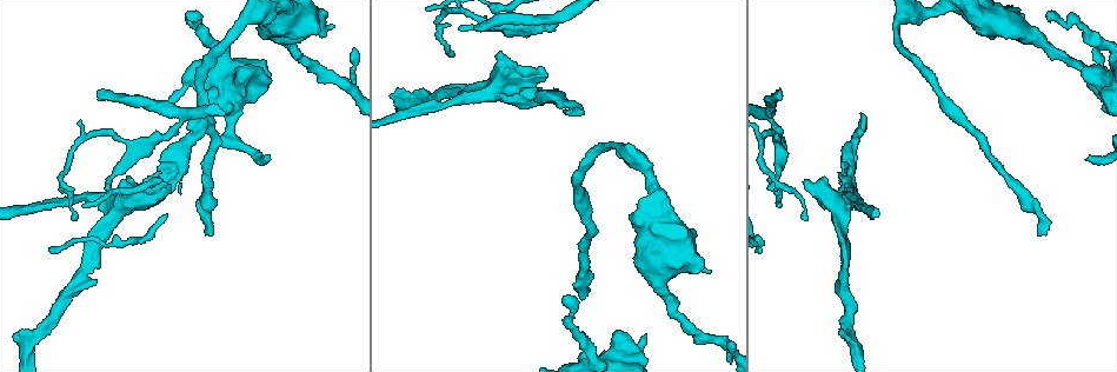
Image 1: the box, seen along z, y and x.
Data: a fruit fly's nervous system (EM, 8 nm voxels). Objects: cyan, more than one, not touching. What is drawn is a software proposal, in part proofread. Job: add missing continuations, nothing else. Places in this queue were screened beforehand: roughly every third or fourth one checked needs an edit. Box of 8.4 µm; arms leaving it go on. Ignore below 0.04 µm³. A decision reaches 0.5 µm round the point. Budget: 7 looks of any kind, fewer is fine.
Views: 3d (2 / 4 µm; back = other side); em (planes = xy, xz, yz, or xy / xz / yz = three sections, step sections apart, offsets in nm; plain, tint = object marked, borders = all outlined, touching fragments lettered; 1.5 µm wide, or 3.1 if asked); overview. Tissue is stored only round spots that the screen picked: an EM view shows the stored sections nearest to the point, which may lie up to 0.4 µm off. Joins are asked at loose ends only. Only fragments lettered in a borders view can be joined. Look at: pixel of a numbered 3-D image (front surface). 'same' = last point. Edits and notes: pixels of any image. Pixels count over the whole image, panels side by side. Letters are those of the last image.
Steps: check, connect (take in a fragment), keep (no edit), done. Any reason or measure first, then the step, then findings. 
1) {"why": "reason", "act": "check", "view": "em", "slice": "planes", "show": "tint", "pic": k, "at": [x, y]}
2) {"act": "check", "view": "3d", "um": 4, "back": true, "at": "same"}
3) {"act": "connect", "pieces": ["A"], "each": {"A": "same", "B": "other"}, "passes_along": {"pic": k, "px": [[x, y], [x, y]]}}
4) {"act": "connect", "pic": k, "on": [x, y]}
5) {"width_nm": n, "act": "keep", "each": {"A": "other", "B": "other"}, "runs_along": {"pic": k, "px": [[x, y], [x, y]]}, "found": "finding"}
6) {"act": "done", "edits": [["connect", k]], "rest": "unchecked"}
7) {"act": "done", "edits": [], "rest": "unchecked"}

{"why": "an open end", "act": "check", "view": "3d", "um": 2, "back": true, "pic": 1, "at": [1040, 234]}

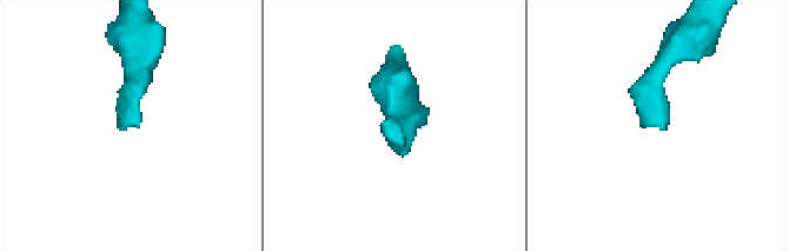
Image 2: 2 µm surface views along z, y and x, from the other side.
{"why": "shape alone is not enough", "act": "check", "view": "em", "slice": "planes", "show": "borders", "pic": 2, "at": [389, 119]}

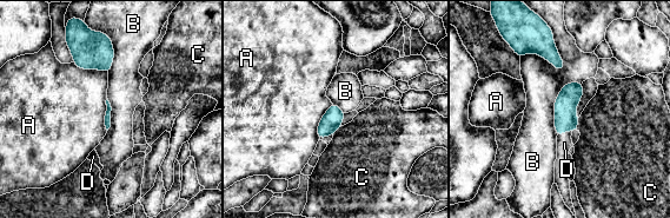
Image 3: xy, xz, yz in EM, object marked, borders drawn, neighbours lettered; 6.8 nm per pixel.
{"act": "connect", "pieces": ["D"], "each": {"A": "other", "B": "other", "C": "other", "D": "same"}, "passes_along": {"pic": 3, "px": [[565, 119], [564, 131], [564, 143]]}, "found": "it goes on there"}

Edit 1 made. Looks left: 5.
{"why": "redraw", "act": "check", "view": "overview"}

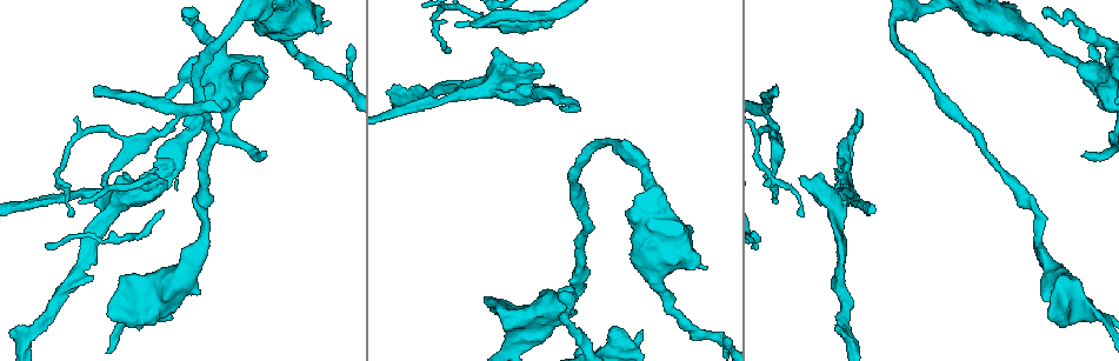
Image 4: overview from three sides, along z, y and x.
{"why": "an open end", "act": "check", "view": "3d", "um": 4, "pic": 4, "at": [1085, 157]}

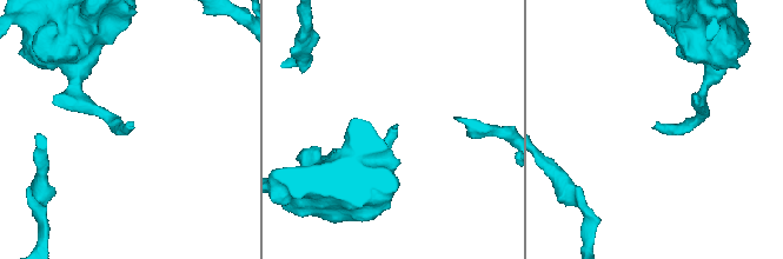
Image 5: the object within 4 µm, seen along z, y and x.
{"act": "check", "view": "em", "slice": "planes", "show": "borders", "pic": 5, "at": [132, 126]}

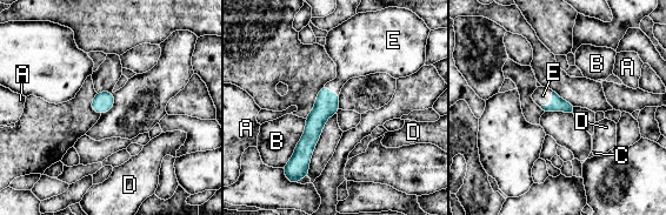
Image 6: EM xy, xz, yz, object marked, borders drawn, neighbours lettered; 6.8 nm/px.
{"act": "connect", "pieces": ["E"], "each": {"A": "other", "B": "other", "C": "other", "D": "other", "E": "same"}, "passes_along": {"pic": 6, "px": [[558, 105], [552, 102], [543, 95]]}, "found": "the cell continues"}

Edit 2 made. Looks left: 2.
{"act": "done", "edits": [["connect", 3], ["connect", 6]], "rest": "unchecked"}

